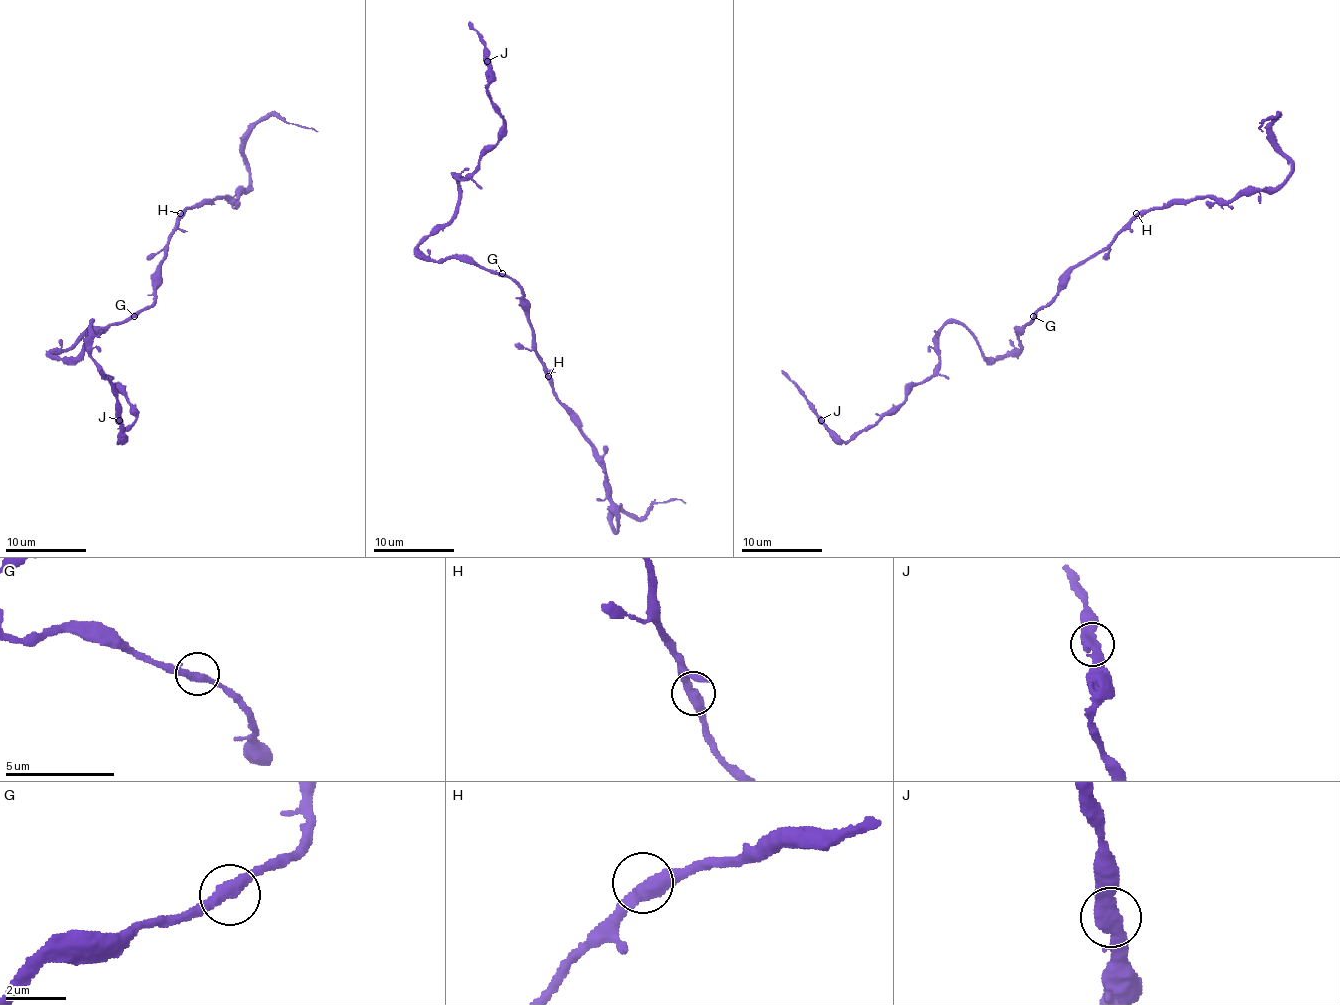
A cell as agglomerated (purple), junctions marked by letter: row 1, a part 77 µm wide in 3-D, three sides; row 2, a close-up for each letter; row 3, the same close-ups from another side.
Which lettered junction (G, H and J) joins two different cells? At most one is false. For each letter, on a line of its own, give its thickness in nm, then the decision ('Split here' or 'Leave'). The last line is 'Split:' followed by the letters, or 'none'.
G: Thickness 360 nm. Leave
H: Thickness 440 nm. Leave
J: Thickness 440 nm. Leave
Split: none

